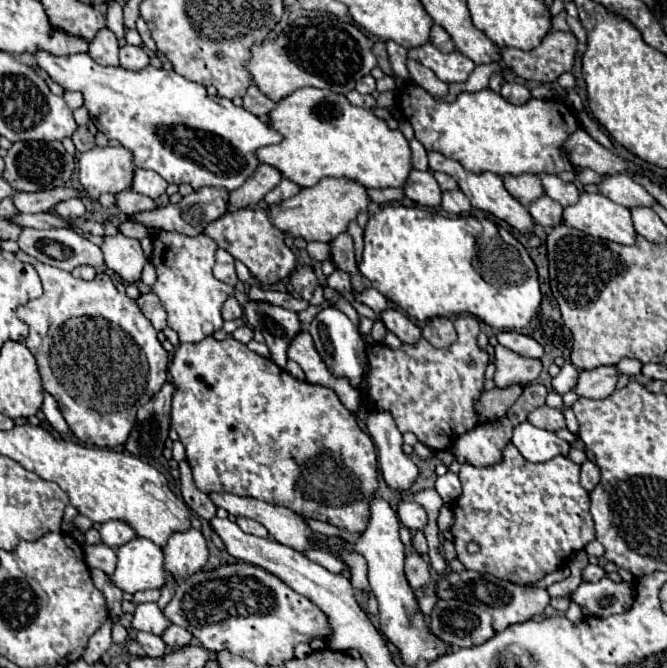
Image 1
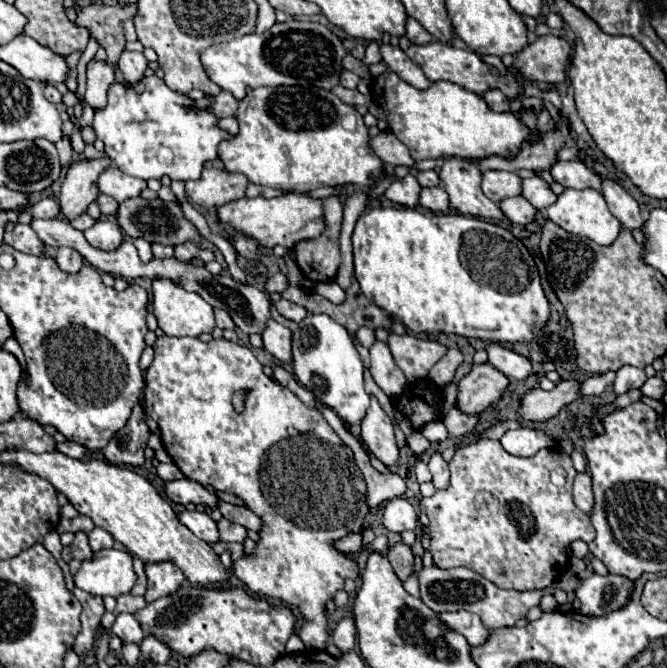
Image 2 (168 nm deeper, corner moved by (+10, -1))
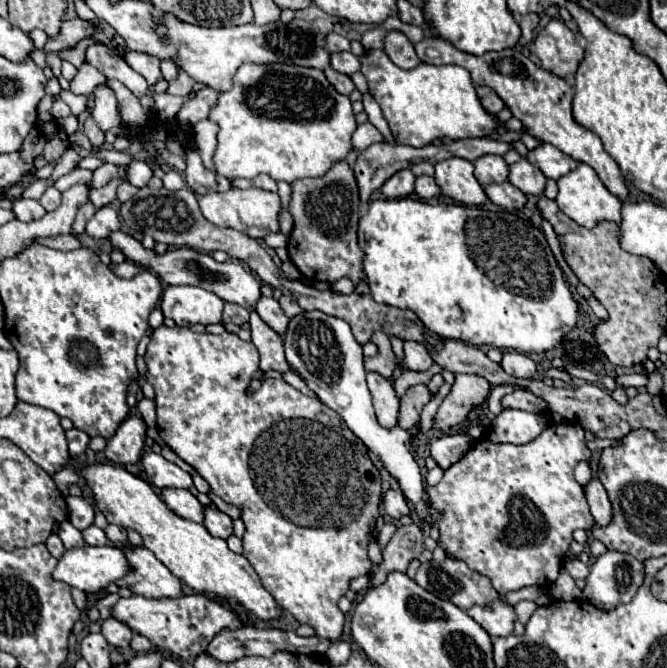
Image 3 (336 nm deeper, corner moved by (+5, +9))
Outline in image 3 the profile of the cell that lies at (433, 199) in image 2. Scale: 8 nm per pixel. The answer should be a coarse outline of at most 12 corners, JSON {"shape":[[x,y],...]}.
{"shape":[[431,176],[415,178],[415,194],[433,198],[441,190]]}

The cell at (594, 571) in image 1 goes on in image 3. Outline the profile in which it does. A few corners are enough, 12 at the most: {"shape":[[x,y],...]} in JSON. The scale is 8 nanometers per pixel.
{"shape":[[463,560],[423,562],[415,582],[461,610],[503,600]]}

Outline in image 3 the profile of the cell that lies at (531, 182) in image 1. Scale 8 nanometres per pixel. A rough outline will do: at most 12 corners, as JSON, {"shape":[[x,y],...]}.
{"shape":[[485,154],[473,162],[481,186],[507,180],[501,156]]}

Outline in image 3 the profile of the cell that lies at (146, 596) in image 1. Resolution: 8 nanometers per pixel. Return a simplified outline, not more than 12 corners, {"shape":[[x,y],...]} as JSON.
{"shape":[[109,524],[105,536],[111,544],[121,546],[127,540],[127,530]]}

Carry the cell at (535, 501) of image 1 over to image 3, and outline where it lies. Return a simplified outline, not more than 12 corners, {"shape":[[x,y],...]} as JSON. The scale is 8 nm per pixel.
{"shape":[[581,426],[483,438],[429,486],[441,548],[499,594],[593,528]]}

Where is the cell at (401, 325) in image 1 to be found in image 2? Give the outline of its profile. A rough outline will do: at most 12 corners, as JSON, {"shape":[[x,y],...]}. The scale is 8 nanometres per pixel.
{"shape":[[390,334],[390,352],[414,382],[446,354],[438,340]]}

